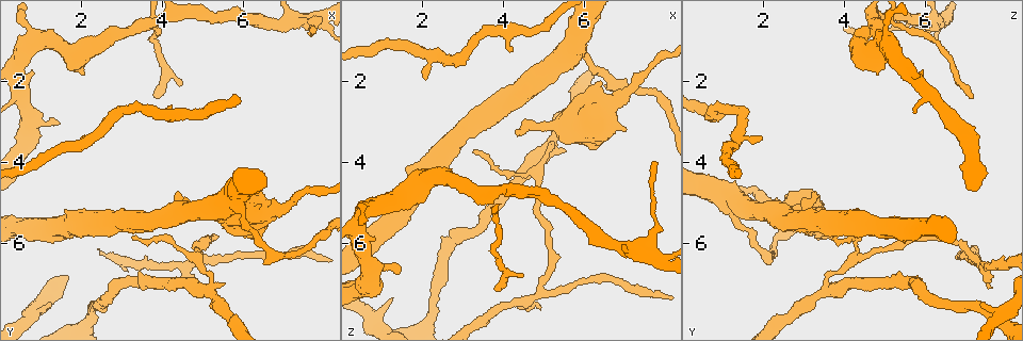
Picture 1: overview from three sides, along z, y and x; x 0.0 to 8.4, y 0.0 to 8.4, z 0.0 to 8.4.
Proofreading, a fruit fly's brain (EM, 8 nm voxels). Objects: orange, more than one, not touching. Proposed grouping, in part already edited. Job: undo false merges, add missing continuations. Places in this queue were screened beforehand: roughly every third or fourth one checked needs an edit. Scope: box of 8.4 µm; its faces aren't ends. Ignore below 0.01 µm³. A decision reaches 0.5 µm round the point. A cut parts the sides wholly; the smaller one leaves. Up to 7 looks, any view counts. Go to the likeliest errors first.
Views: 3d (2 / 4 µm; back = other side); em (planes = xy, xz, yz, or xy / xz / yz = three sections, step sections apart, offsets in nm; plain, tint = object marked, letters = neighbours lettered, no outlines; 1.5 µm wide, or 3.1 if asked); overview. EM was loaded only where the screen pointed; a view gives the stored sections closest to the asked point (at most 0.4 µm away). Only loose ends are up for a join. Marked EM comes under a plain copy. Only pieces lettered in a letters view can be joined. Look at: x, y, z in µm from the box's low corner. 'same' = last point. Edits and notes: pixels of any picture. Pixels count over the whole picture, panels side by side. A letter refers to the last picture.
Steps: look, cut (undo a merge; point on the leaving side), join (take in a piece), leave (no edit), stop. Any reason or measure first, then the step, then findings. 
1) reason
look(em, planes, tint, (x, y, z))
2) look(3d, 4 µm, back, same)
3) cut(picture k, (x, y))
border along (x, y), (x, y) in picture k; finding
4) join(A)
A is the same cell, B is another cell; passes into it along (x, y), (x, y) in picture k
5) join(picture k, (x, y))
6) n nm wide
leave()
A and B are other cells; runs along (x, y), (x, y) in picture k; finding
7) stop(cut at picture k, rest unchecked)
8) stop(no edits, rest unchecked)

an open end
look(em, planes, letters, (4.40, 4.75, 3.30))

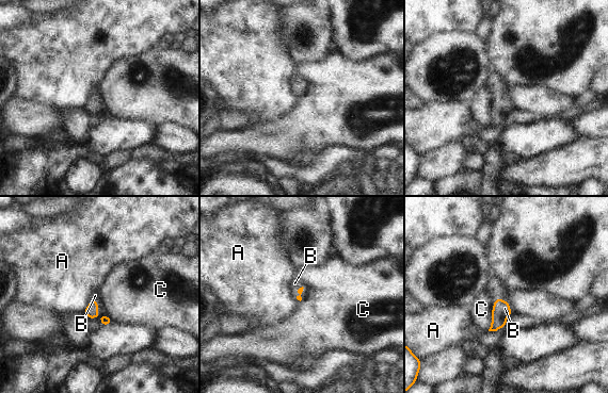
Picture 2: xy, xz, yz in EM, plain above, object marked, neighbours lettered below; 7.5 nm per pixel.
C touches over 190 nm
join(B)
B is the same cell, A and C are other cells; passes into it along (91, 311), (97, 307), (95, 295) in picture 2; the neuron continues

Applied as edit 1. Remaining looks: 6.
two arms in line, one across
look(3d, 2 µm, (5.15, 7.15, 3.70))

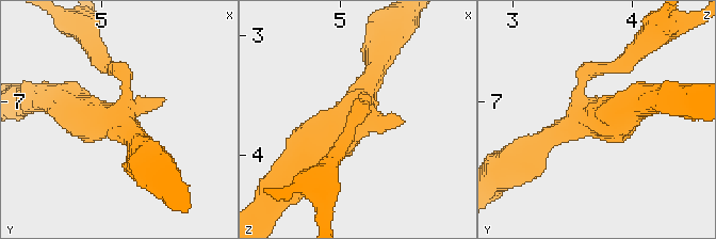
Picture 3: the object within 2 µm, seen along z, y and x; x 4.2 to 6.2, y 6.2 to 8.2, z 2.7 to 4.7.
3 arms; arms of 170, 280, 280 nm
look(em, xy, step 8, tint, (5.14, 7.12, 3.66))

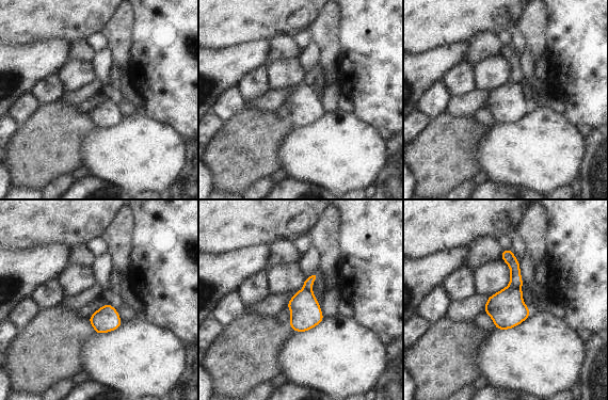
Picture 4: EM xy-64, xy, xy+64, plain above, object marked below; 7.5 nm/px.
look(em, planes, letters, same)

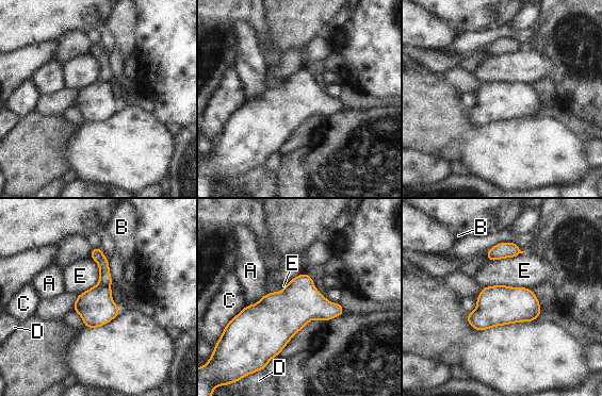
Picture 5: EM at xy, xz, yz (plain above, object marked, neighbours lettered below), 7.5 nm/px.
280 nm wide
cut(picture 5, (96, 253))
A, B, C, D and E are other cells; border along (98, 283), (109, 284) in picture 5; two neurons meet here

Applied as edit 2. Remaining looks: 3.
stop(join at picture 2, cut at picture 5, rest unchecked)

